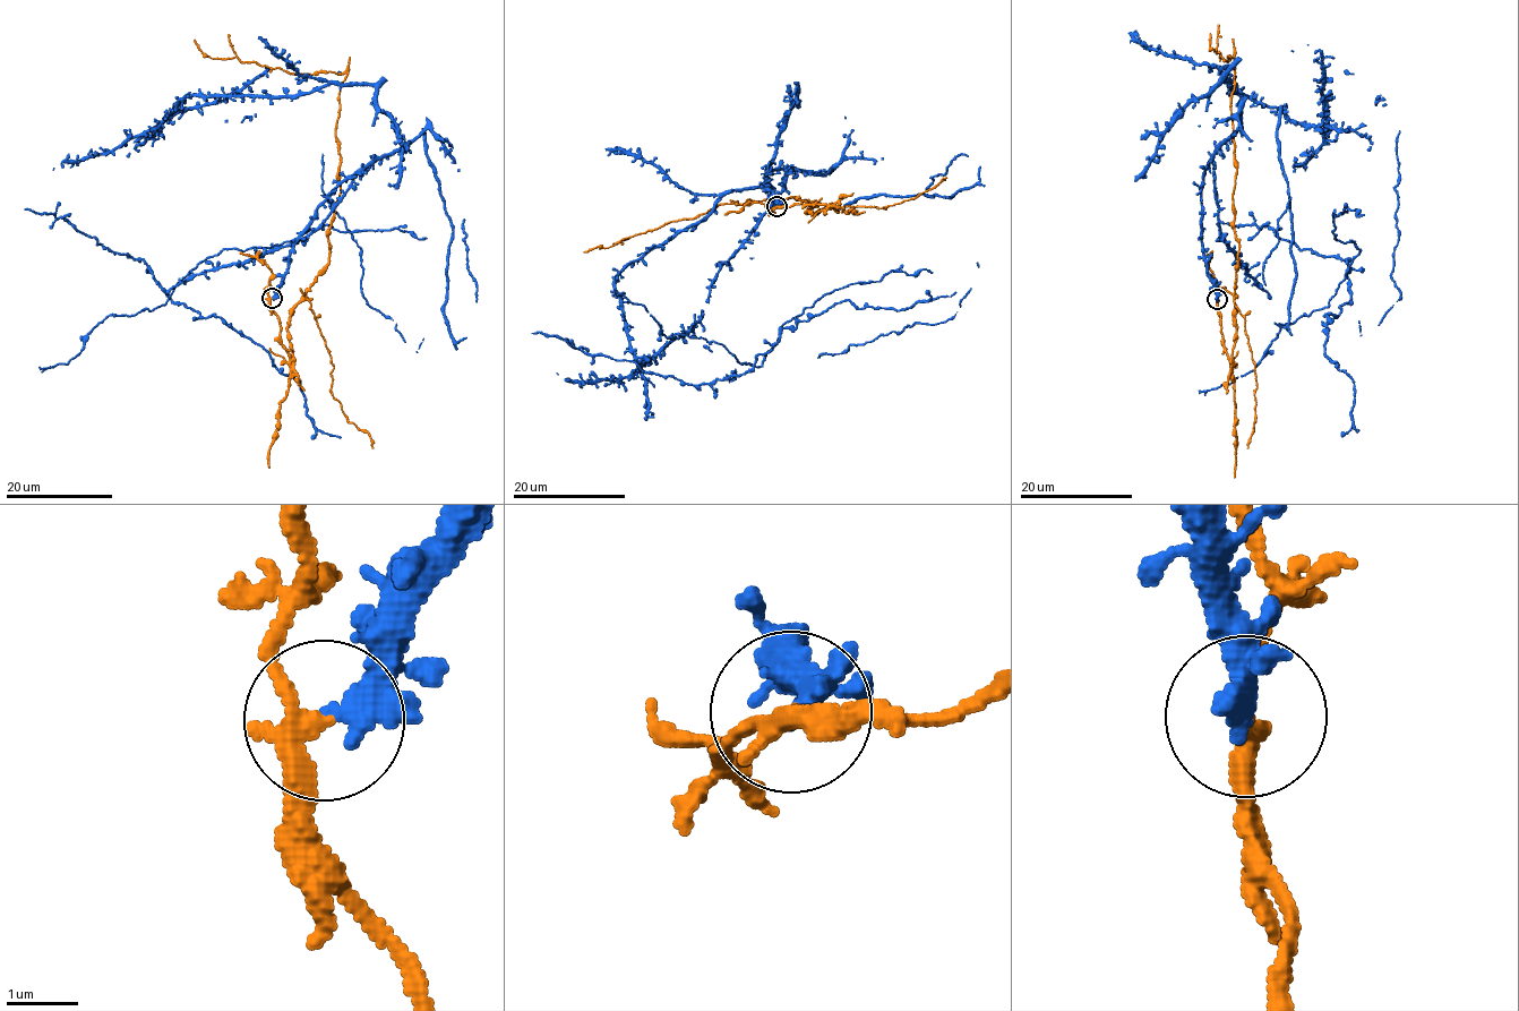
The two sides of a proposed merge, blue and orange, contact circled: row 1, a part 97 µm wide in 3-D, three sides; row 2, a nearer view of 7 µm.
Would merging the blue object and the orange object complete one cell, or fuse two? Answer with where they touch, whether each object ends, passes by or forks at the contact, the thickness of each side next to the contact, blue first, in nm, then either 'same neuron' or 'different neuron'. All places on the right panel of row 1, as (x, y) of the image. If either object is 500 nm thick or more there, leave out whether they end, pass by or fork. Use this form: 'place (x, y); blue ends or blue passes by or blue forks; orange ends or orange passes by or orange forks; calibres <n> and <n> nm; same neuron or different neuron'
place (1217, 299); blue passes by; orange passes by; calibres 260 and 240 nm; different neuron

